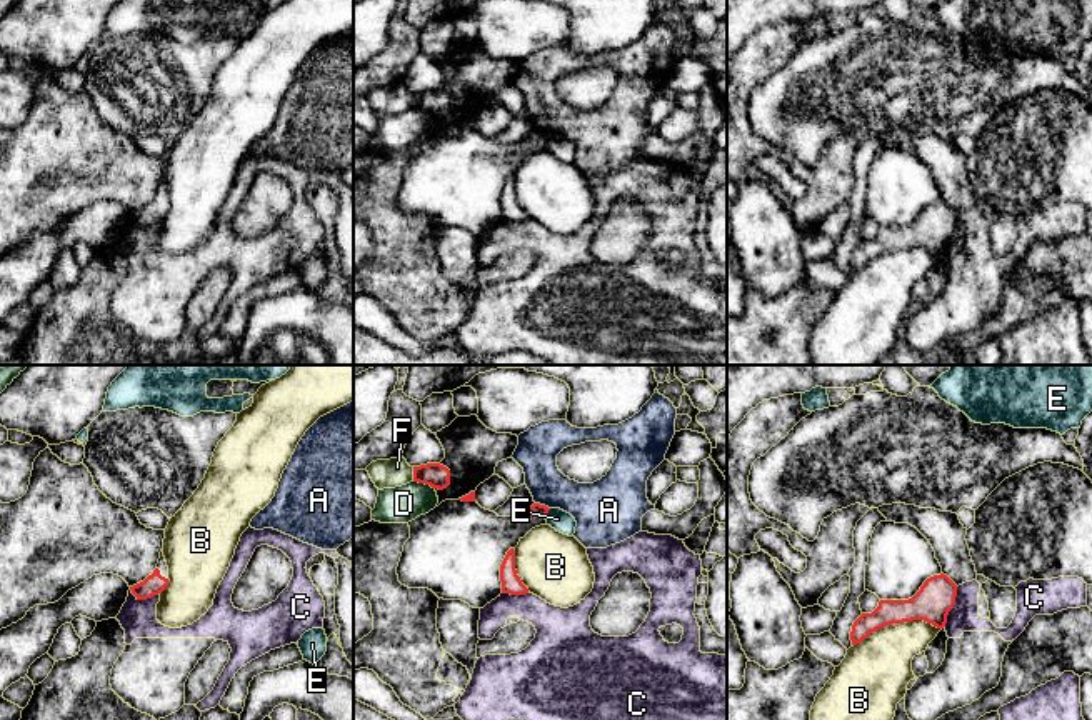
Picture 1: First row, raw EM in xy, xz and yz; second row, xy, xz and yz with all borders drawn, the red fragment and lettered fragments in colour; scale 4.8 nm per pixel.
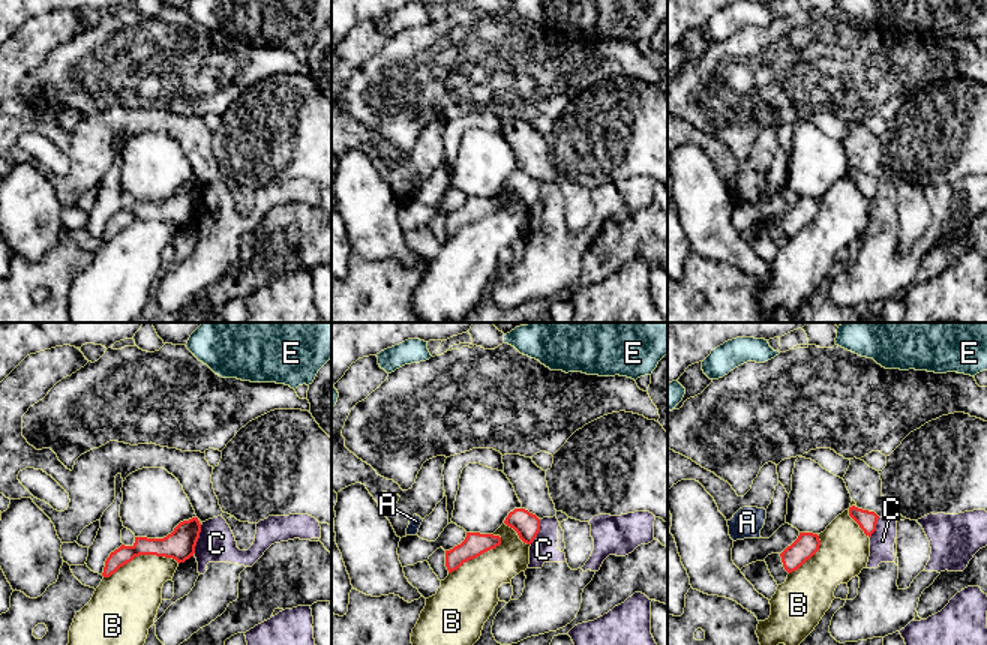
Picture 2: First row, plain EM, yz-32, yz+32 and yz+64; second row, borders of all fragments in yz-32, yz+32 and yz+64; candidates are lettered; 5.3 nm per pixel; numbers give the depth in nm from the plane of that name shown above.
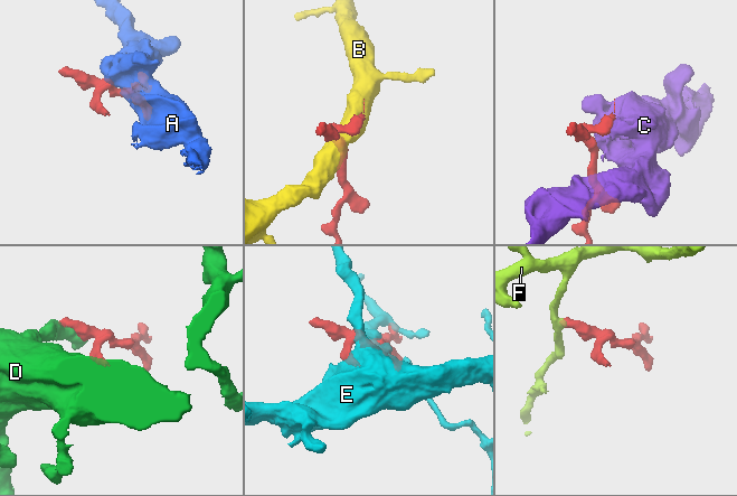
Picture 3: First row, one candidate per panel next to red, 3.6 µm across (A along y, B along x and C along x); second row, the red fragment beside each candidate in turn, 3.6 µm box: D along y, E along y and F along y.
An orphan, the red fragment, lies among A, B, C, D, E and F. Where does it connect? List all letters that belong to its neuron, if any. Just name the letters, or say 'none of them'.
none of them

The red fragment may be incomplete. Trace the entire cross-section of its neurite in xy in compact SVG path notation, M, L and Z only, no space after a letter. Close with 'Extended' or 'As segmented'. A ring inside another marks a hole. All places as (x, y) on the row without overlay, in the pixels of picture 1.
M162 175L160 185L153 200L148 202L143 208L130 213L130 217L137 223L137 227L147 227L147 225L152 225L153 222L162 220L167 212L168 212L168 193Z. Extended

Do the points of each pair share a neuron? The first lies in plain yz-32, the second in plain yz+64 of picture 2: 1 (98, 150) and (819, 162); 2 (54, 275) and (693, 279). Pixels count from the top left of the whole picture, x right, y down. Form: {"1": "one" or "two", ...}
{"1": "two", "2": "one"}

